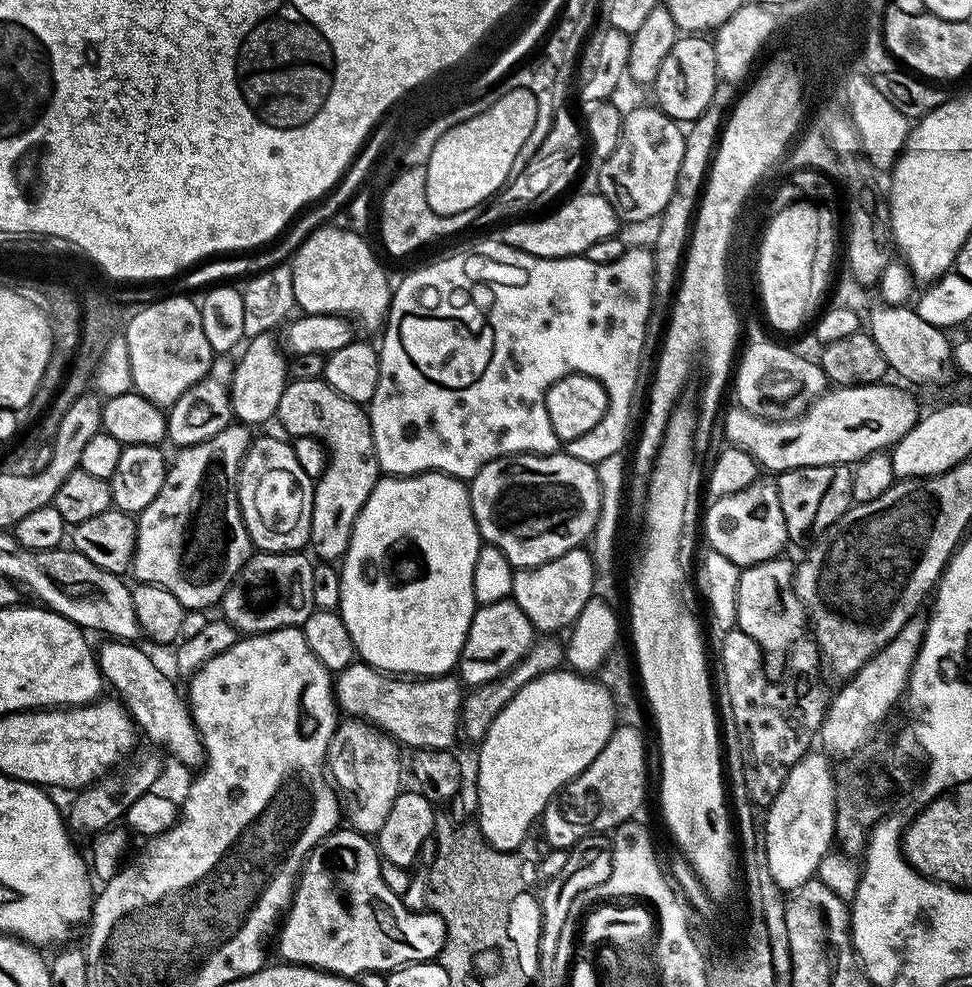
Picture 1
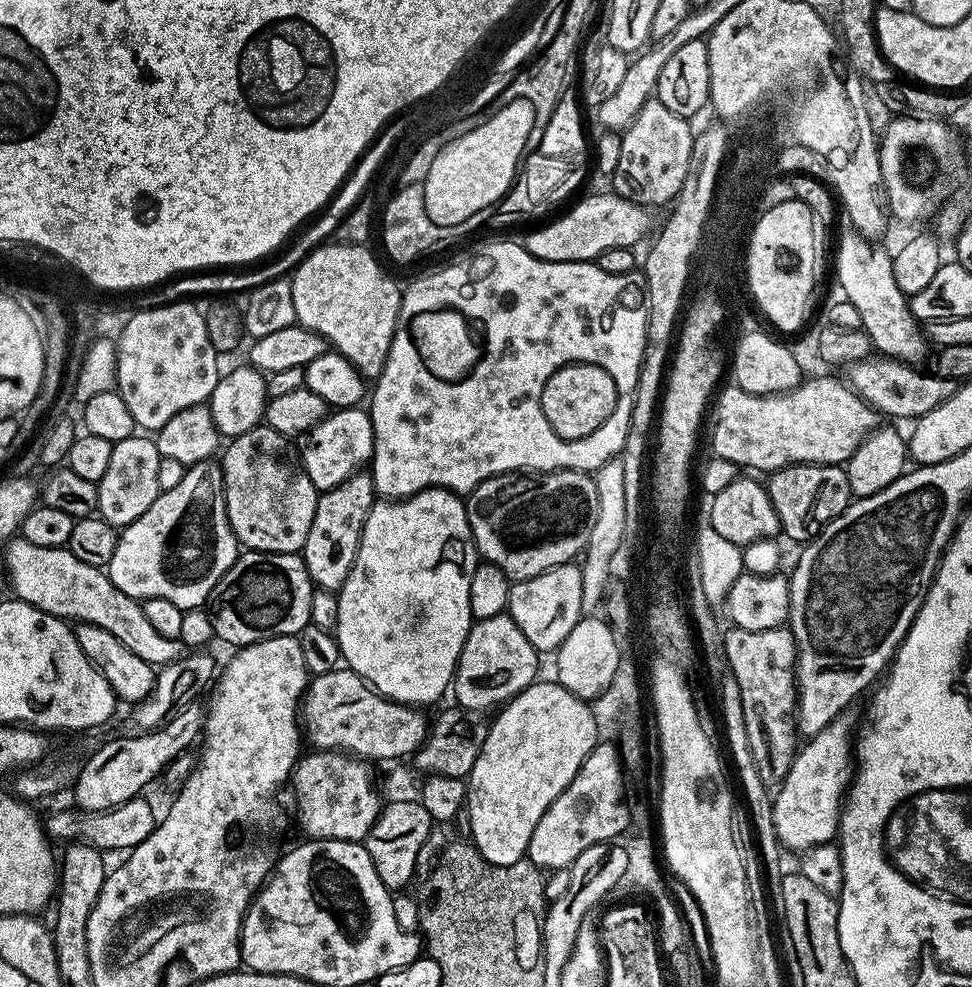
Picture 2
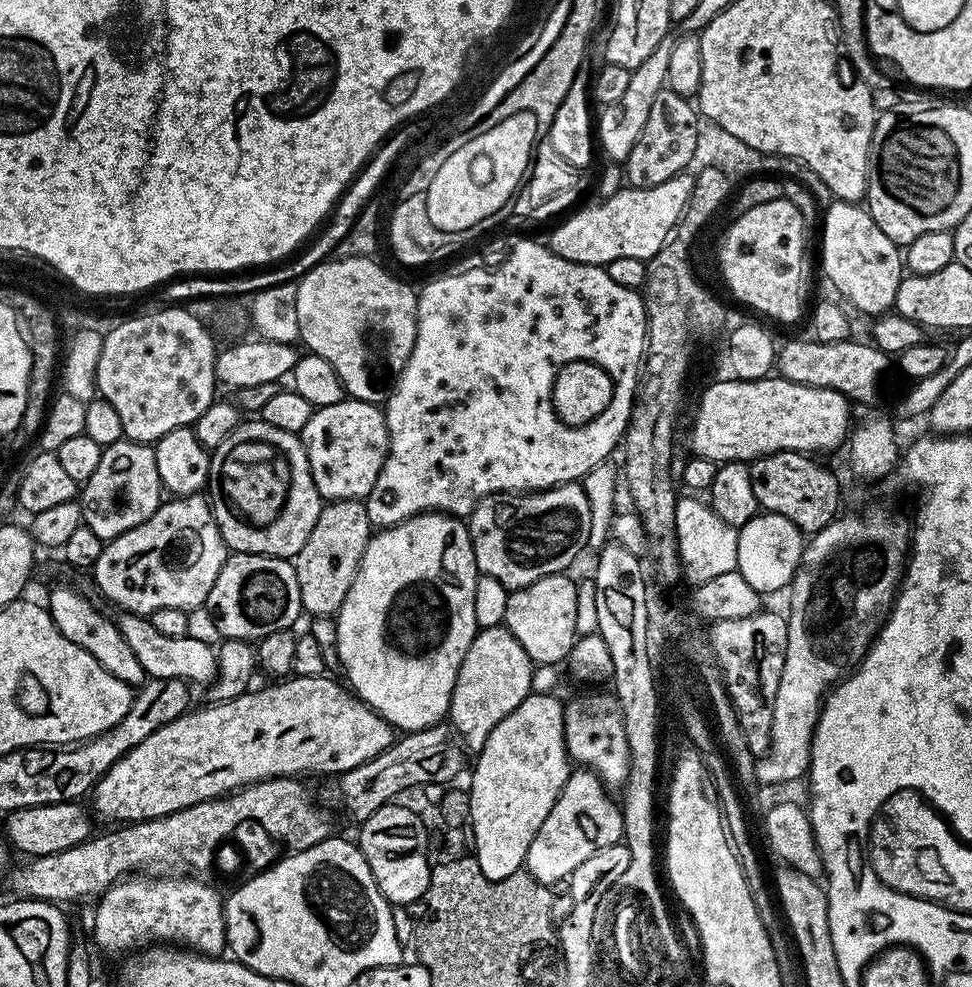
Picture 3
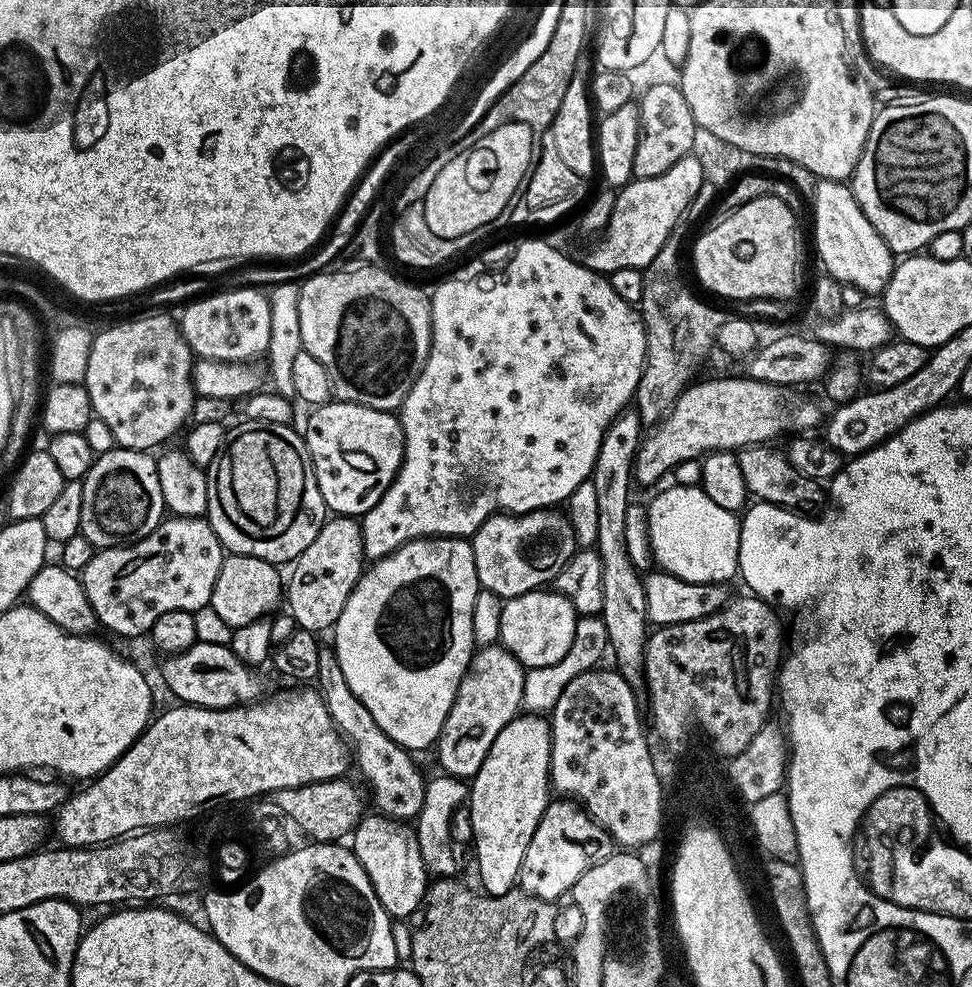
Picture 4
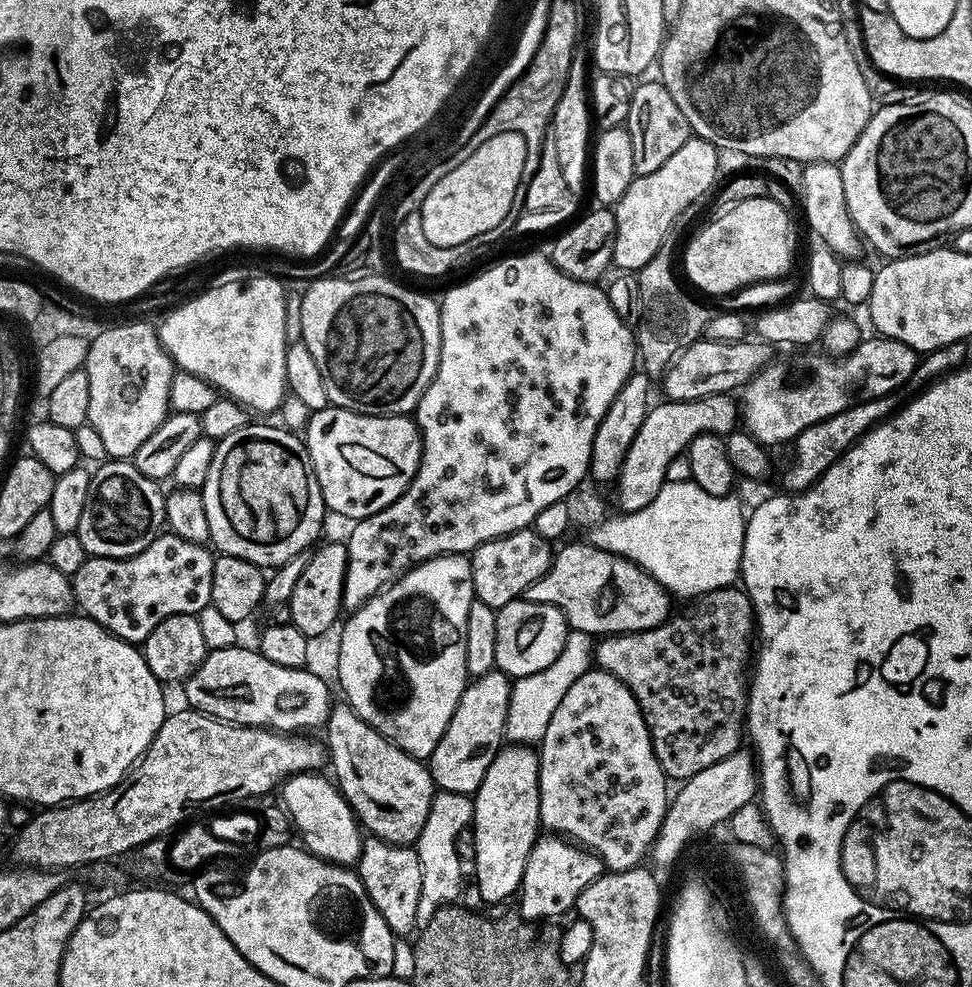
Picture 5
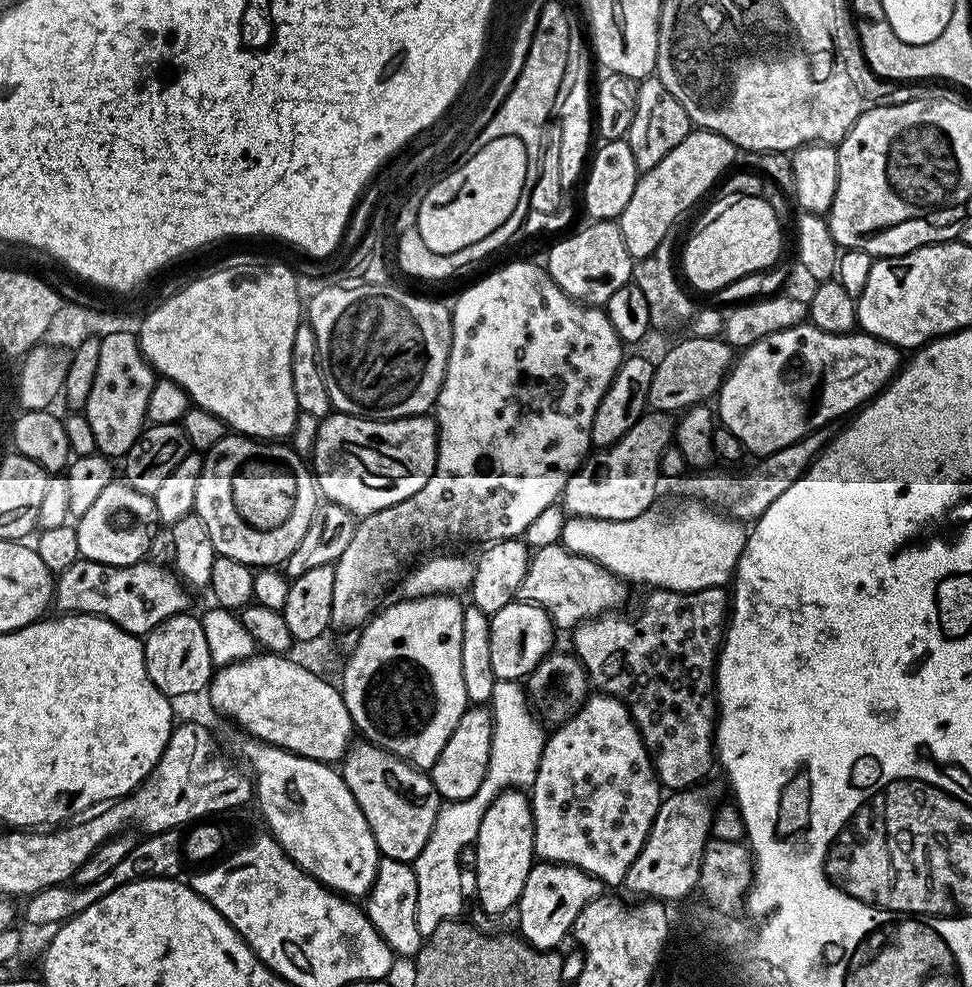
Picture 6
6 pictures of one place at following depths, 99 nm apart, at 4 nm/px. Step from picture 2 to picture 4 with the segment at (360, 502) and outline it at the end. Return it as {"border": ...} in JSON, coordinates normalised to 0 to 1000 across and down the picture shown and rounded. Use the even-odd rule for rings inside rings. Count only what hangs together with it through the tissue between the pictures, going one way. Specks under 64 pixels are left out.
{"border":[[[347,522],[334,526],[323,549],[319,549],[299,572],[300,589],[294,592],[294,620],[302,626],[306,637],[326,642],[332,642],[336,636],[337,639],[345,637],[356,614],[356,606],[360,606],[376,574],[370,527]]]}

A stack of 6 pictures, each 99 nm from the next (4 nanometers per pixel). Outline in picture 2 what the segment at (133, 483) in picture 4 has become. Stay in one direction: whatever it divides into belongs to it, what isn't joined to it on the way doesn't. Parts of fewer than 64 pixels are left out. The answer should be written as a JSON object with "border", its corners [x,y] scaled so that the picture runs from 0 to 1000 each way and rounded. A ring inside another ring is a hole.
{"border":[[[137,440],[129,446],[116,449],[109,480],[105,480],[99,491],[99,519],[103,526],[120,537],[127,537],[134,529],[146,525],[146,521],[150,521],[150,517],[154,517],[154,513],[165,504],[165,470],[167,471],[167,463],[160,447],[151,441]]]}

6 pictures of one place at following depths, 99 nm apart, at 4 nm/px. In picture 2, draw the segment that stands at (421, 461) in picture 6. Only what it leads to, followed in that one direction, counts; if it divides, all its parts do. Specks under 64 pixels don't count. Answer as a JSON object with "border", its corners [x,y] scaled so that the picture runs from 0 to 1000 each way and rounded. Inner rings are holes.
{"border":[[[373,412],[347,413],[338,416],[333,425],[311,443],[313,451],[307,458],[307,469],[326,499],[337,498],[344,492],[356,488],[365,478],[371,477],[382,467],[383,457],[387,451],[383,422]]]}

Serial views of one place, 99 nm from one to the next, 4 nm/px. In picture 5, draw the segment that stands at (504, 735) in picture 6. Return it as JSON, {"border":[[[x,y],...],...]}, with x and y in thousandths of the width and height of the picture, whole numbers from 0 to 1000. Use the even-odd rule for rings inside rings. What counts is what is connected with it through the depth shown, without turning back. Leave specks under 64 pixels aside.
{"border":[[[585,637],[583,648],[578,655],[578,663],[562,675],[562,679],[553,679],[553,683],[533,685],[527,689],[527,702],[521,723],[520,747],[528,754],[555,755],[556,749],[562,744],[562,736],[566,736],[566,727],[570,719],[578,711],[582,699],[599,687],[611,673],[611,646],[610,643],[599,639]],[[450,801],[442,817],[442,825],[438,829],[438,837],[434,837],[434,845],[427,853],[428,864],[434,873],[434,906],[430,906],[430,930],[429,937],[435,938],[447,930],[447,926],[458,918],[464,917],[473,908],[473,880],[475,874],[468,864],[468,850],[476,839],[483,838],[486,833],[486,811],[475,804]]]}

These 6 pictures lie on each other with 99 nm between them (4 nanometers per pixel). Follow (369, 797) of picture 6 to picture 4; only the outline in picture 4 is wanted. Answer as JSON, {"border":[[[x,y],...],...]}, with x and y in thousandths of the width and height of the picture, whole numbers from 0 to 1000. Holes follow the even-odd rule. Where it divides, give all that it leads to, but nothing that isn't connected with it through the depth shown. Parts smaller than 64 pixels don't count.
{"border":[[[333,655],[329,658],[324,692],[344,736],[360,759],[361,773],[370,781],[369,789],[377,795],[382,818],[384,815],[387,818],[384,820],[390,826],[399,827],[402,831],[427,832],[434,821],[438,787],[428,779],[428,774],[424,771],[425,763],[413,754],[406,754],[395,743],[393,736],[385,732],[381,719],[372,715],[368,703],[360,699],[360,694],[352,683],[352,675],[348,675],[348,667],[341,656]]]}

